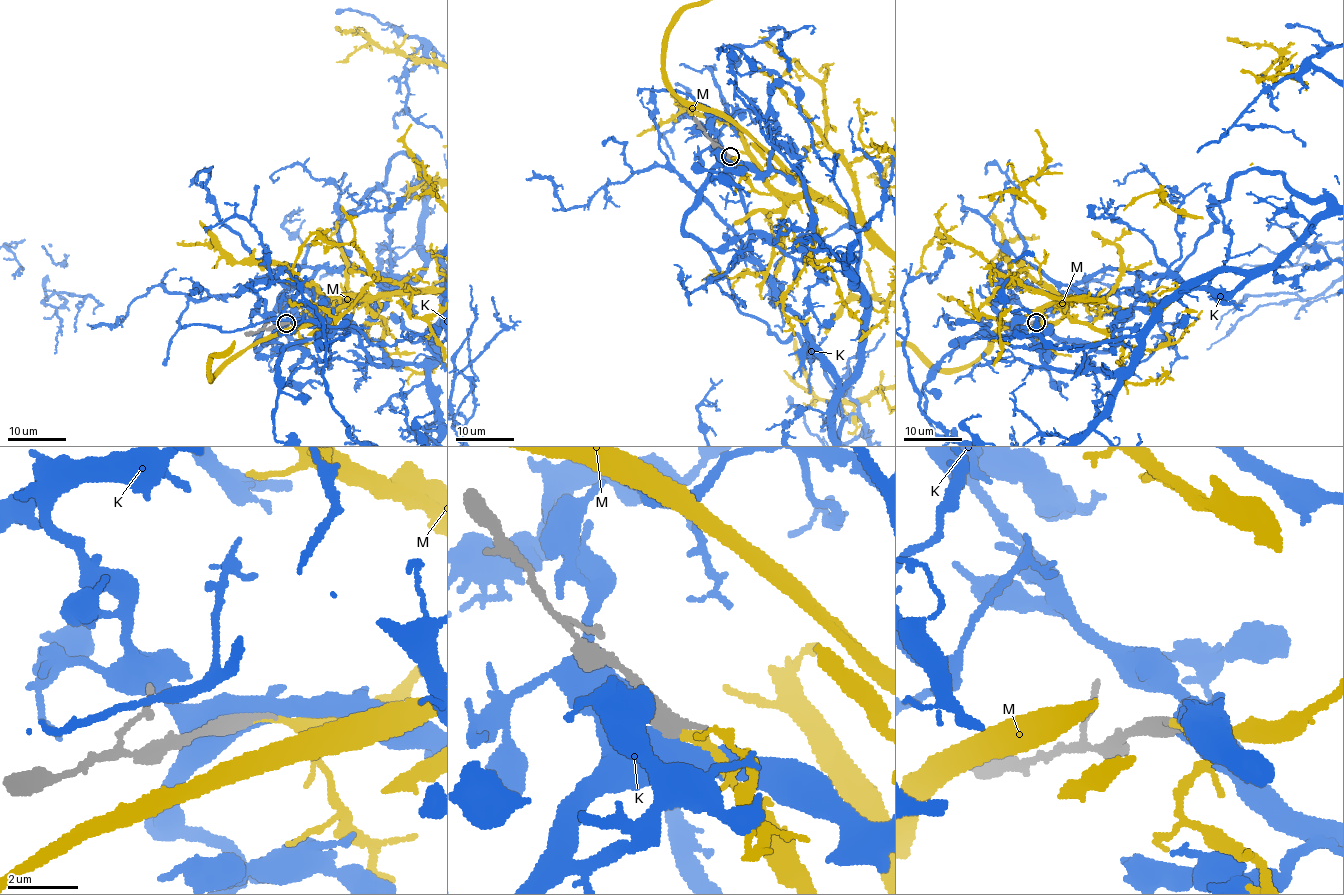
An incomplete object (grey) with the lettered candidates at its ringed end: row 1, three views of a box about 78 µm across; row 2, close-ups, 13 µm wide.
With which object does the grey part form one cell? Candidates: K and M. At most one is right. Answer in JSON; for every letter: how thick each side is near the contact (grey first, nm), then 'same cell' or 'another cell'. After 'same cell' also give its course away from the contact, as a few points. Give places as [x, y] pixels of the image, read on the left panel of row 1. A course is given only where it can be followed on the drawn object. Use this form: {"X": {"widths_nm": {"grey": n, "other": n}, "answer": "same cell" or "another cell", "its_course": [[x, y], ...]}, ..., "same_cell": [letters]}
{"K": {"widths_nm": {"grey": 550, "other": 700}, "answer": "another cell"}, "M": {"widths_nm": {"grey": 440, "other": 200}, "answer": "same cell", "its_course": [[287, 323], [362, 297], [256, 341], [208, 378], [299, 263], [330, 249], [331, 231]]}, "same_cell": ["M"]}

